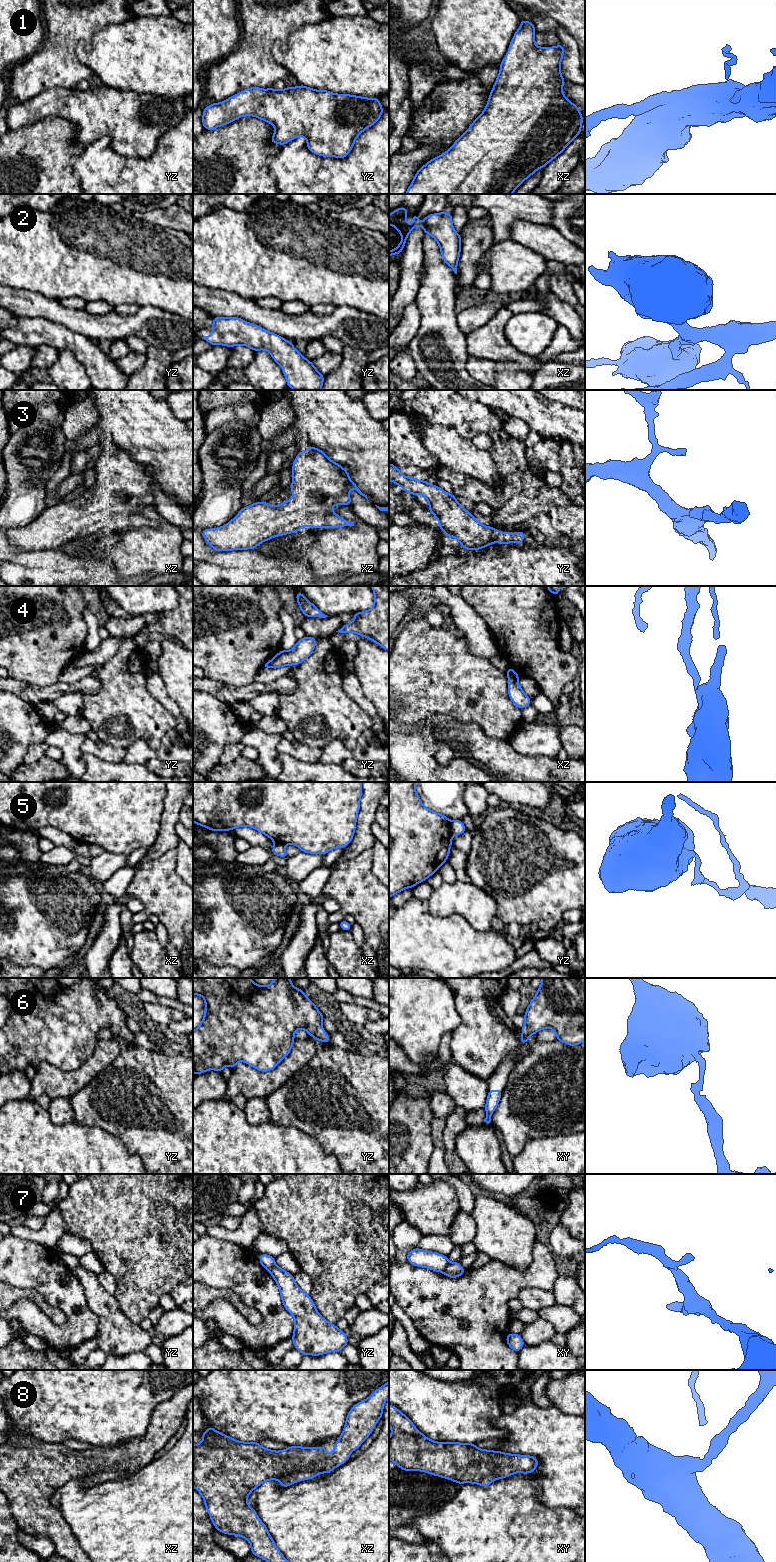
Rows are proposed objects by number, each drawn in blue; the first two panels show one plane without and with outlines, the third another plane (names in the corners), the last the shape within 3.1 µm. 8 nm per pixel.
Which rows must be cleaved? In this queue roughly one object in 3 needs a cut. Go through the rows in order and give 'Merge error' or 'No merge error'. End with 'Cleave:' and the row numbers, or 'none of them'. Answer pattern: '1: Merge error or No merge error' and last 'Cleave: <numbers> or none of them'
1: No merge error
2: No merge error
3: No merge error
4: No merge error
5: Merge error
6: No merge error
7: Merge error
8: No merge error
Cleave: 5, 7

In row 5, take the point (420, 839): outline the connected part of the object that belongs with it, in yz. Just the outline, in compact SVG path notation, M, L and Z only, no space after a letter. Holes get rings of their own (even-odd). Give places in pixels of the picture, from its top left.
M389 782L389 898L438 871L452 846L451 821L423 805L415 783Z

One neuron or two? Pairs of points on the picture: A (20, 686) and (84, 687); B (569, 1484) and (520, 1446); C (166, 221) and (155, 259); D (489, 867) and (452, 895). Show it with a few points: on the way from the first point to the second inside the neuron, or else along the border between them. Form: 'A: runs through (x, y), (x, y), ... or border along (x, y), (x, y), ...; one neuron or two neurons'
A: runs through (36, 692), (53, 692), (58, 688), (68, 688); one neuron
B: runs through (558, 1471), (533, 1446); one neuron
C: border along (142, 219), (182, 232); two neurons
D: border along (469, 882), (490, 895); two neurons

